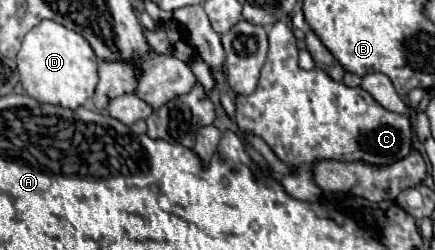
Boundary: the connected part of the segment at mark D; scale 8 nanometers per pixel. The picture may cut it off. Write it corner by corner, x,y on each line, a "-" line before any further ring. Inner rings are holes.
42,21
24,37
16,61
22,87
40,103
78,109
94,95
98,85
98,57
90,43
80,33
54,21

